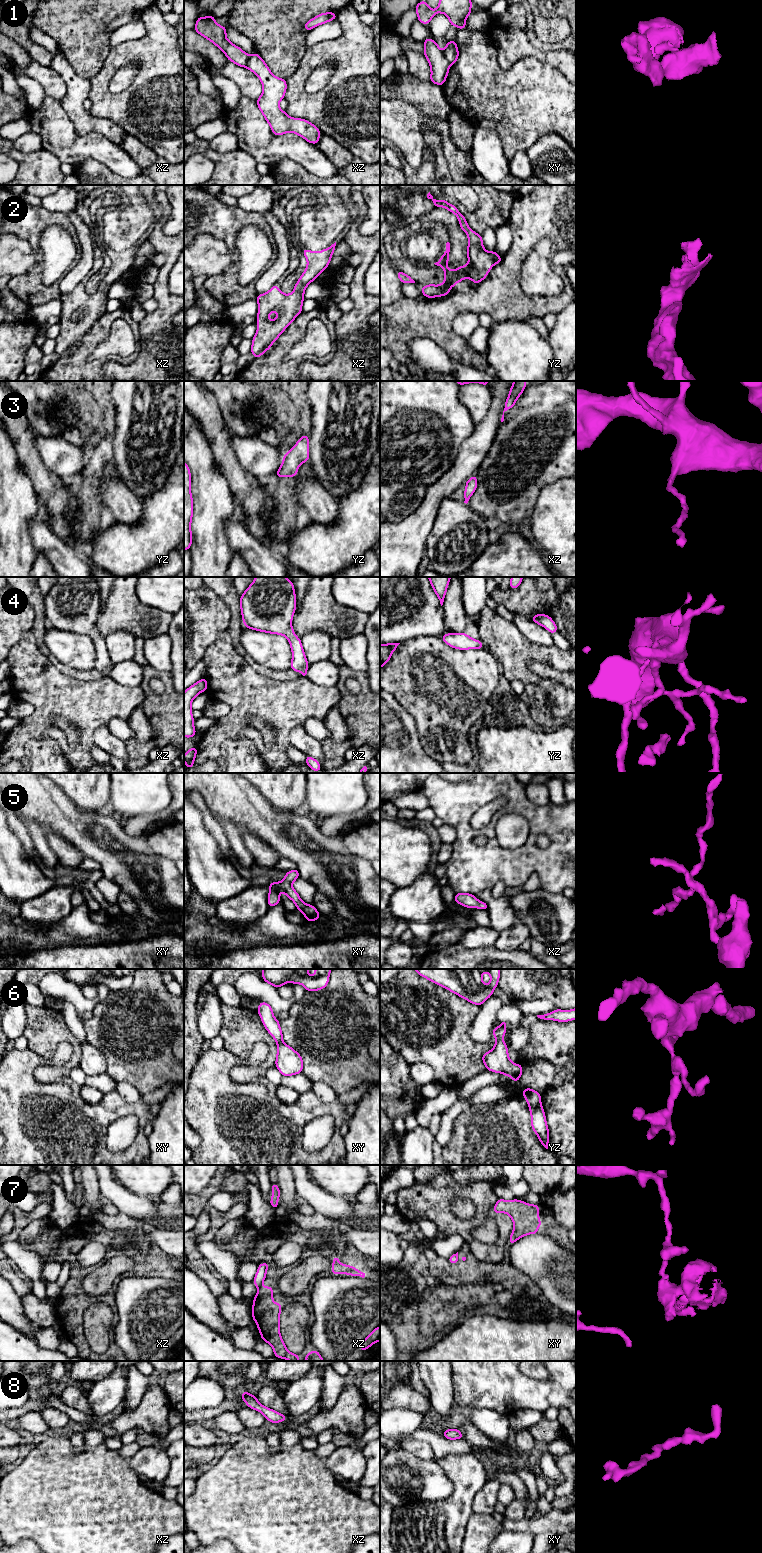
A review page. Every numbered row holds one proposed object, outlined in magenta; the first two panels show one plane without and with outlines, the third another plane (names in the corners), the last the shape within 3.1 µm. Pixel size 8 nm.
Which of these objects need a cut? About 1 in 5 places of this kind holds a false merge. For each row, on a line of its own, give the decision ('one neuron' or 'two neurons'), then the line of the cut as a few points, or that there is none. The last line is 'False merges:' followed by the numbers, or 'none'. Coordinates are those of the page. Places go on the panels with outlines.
1: two neurons | xy (442, 52), (450, 64)
2: one neuron | no cut
3: one neuron | no cut
4: one neuron | no cut
5: one neuron | no cut
6: one neuron | no cut
7: two neurons | xz (261, 1284), (258, 1288)
8: one neuron | no cut
False merges: 1, 7

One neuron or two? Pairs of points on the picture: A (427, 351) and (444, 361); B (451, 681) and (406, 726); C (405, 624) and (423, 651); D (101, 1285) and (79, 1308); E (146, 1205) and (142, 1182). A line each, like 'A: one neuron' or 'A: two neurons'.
A: one neuron
B: two neurons
C: two neurons
D: two neurons
E: two neurons

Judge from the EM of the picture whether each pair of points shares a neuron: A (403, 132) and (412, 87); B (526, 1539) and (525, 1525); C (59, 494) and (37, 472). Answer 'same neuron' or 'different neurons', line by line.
A: different neurons
B: different neurons
C: same neuron

